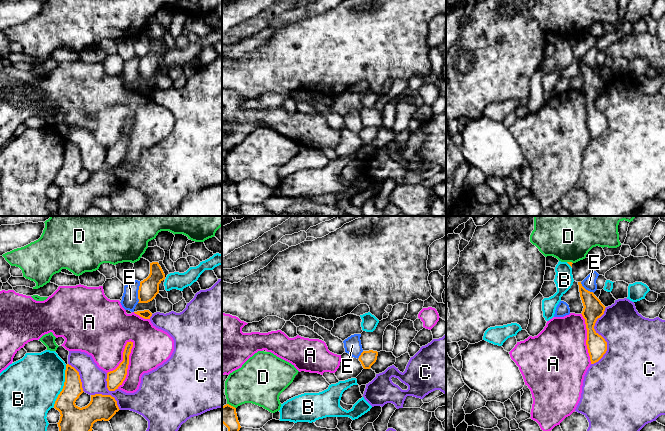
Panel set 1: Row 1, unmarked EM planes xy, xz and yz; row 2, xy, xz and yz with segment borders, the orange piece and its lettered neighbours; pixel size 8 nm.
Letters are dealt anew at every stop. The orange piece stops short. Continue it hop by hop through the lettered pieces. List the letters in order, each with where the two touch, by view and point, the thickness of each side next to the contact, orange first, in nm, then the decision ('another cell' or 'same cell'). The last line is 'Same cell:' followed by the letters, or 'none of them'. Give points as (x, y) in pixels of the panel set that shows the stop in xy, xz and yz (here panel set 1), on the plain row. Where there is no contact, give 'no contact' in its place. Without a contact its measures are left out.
A: contact xy (128, 140); calibres 140 and 300 nm; another cell
B: contact xy (63, 162); calibres 180 and 460 nm; another cell
C: contact yz (602, 113); calibres 160 and 420 nm; another cell
D: contact xz (230, 181); calibres 150 and 320 nm; another cell
E: contact xy (138, 68); calibres 160 and 130 nm; another cell
Same cell: none of them

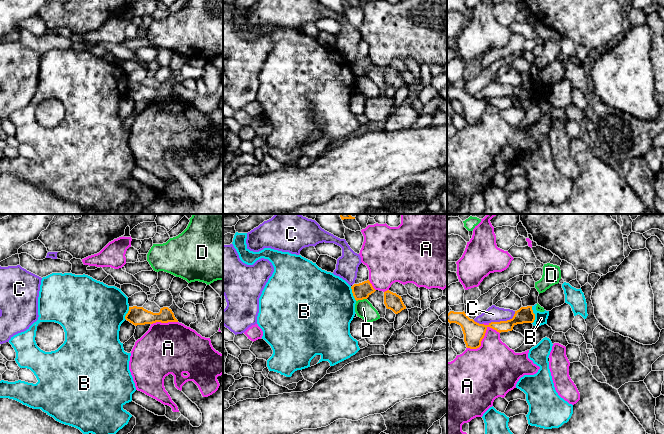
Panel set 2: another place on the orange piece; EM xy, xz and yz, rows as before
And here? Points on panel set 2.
A: contact yz (483, 113); calibres 160 and 380 nm; another cell
B: contact yz (534, 91); calibres 130 and 100 nm; another cell
C: contact yz (503, 97); calibres 160 and 130 nm; another cell
D: contact xz (361, 75); calibres 130 and 140 nm; another cell
Same cell: none of them

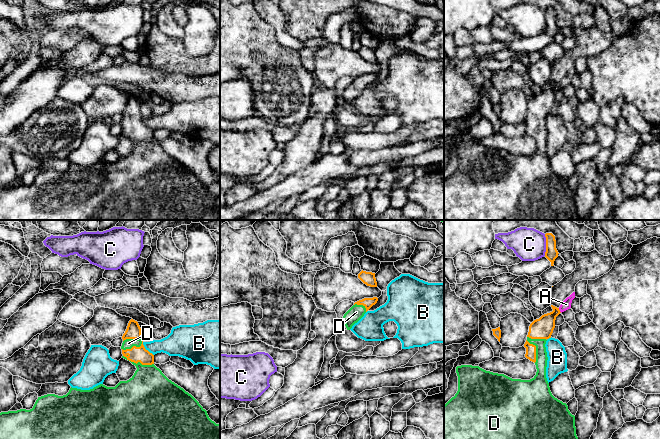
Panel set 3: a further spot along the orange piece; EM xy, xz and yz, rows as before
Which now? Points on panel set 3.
A: contact yz (559, 86); calibres 170 and 70 nm; another cell
B: contact xy (145, 125); calibres 130 and 190 nm; another cell
C: contact yz (546, 21); calibres 100 and 260 nm; another cell
D: contact xy (133, 122); calibres 130 and 80 nm; same cell
Same cell: D

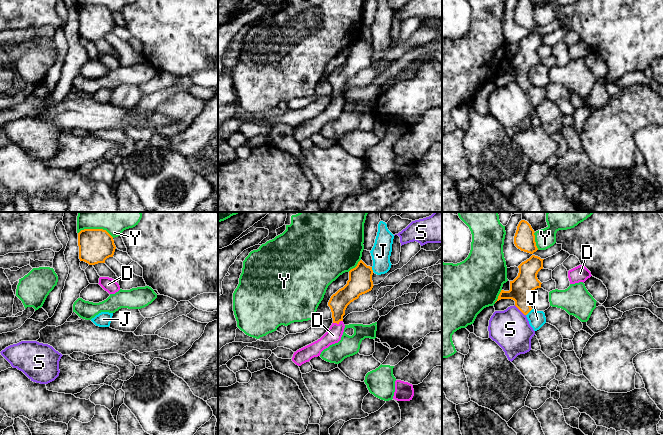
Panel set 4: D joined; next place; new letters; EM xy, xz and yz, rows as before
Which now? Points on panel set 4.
D: contact xz (337, 99); calibres 150 and 130 nm; same cell
J: contact yz (529, 87); calibres 180 and 140 nm; another cell
S: contact yz (520, 86); calibres 180 and 320 nm; another cell
Y: contact xy (96, 5); calibres 280 and 110 nm; another cell
Same cell: D

